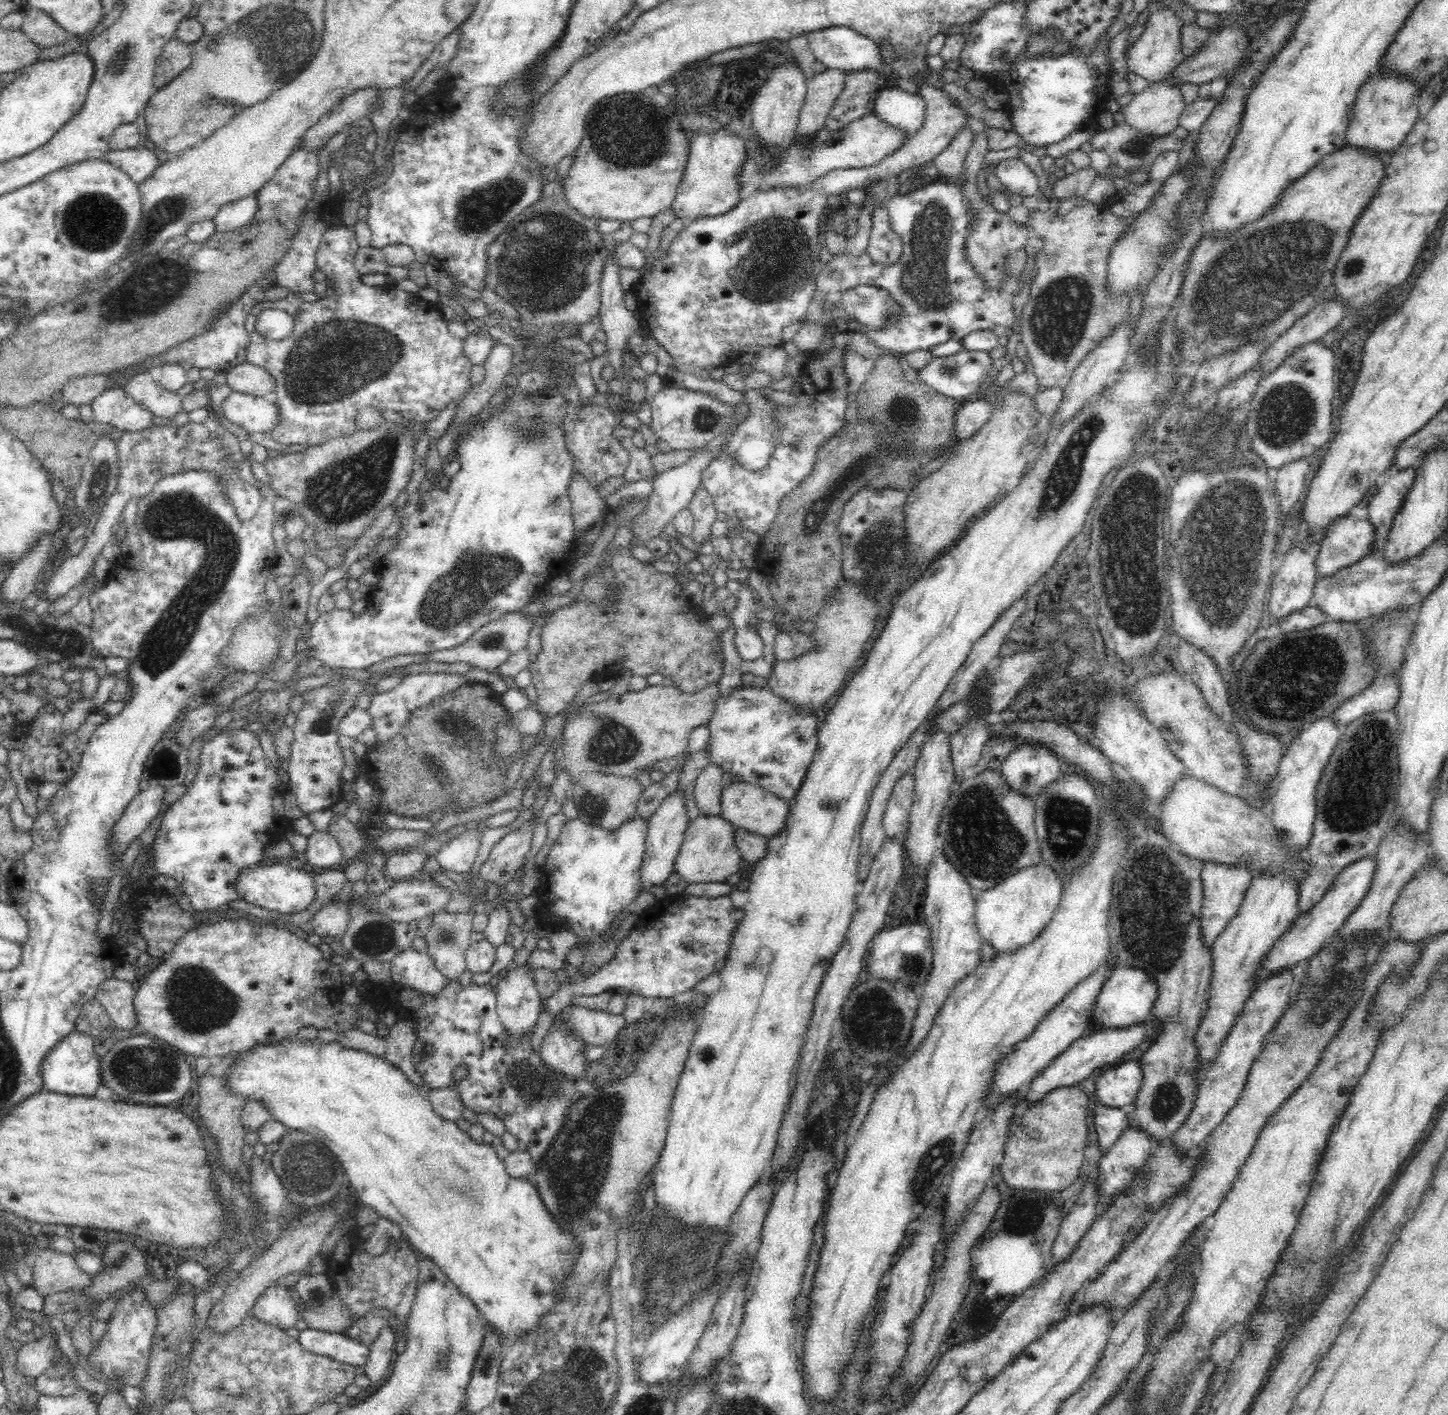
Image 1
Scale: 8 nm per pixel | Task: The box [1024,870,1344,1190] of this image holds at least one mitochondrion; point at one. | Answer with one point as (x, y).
(1167, 1101)

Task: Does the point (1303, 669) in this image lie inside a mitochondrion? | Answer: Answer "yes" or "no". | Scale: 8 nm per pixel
yes

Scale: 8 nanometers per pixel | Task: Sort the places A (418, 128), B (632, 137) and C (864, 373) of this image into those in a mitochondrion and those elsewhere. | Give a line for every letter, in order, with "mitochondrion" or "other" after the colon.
A: other
B: mitochondrion
C: other

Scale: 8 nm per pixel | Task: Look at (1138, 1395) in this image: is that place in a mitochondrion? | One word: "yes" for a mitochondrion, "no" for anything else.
no

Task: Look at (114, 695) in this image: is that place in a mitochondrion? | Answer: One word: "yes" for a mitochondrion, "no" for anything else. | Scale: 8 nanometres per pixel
no

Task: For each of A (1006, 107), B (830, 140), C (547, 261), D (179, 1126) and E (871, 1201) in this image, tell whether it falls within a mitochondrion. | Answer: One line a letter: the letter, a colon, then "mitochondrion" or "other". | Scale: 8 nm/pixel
A: other
B: mitochondrion
C: mitochondrion
D: other
E: other

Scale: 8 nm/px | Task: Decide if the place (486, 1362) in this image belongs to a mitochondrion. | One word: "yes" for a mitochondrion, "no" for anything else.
yes

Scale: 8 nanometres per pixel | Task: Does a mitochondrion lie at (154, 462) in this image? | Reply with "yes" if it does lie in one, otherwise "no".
yes

